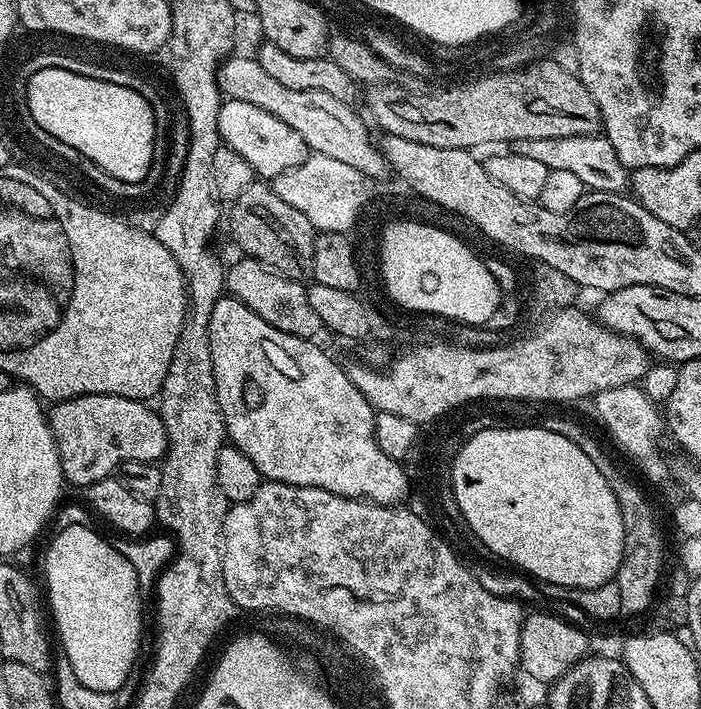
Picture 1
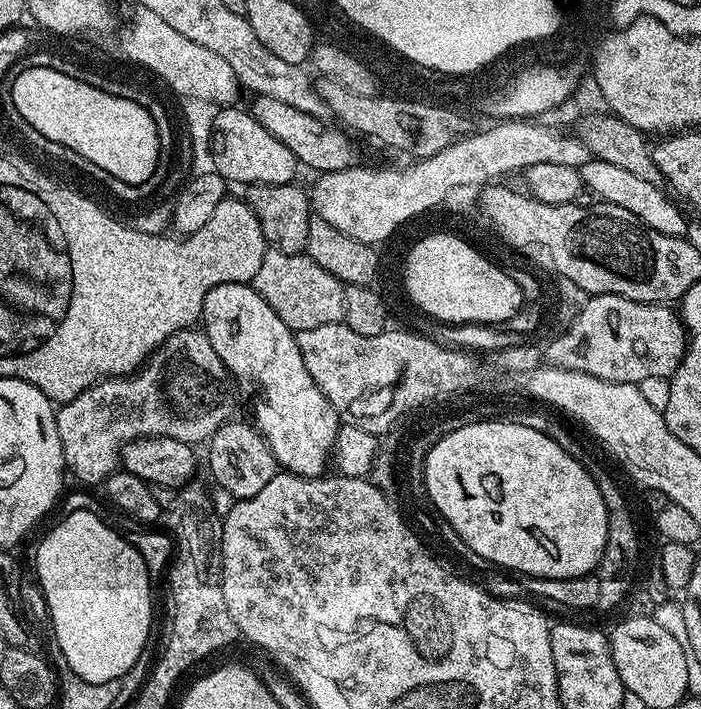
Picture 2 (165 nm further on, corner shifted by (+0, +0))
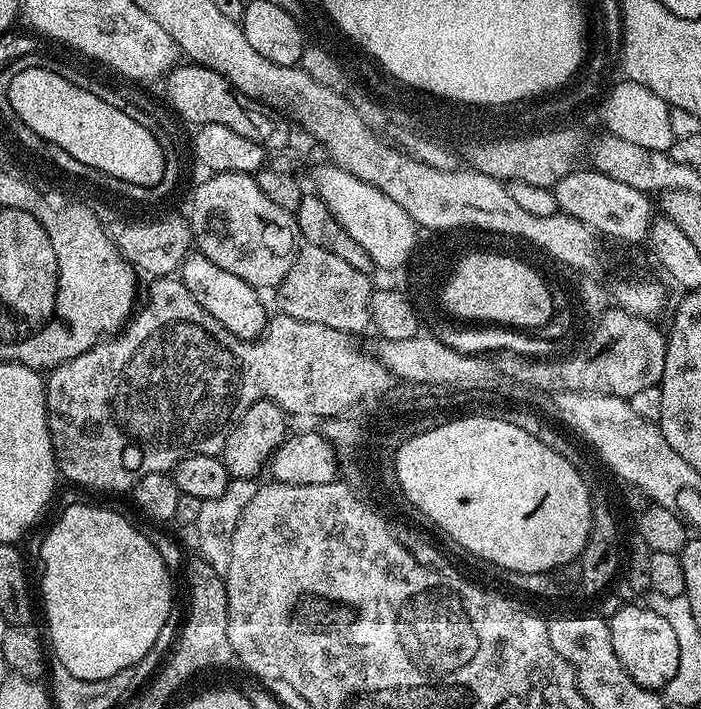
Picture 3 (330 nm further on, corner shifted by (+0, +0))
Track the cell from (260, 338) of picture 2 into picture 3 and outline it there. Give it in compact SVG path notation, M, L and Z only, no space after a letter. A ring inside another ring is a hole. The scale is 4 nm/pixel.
M199 250L193 251L185 258L178 273L178 279L190 290L194 302L206 310L206 314L214 314L230 334L234 334L243 340L254 340L264 333L264 328L268 325L270 312L264 309L264 304L260 301L261 293L257 289L250 287L242 278L234 278L234 274L226 274L210 258L203 256Z

